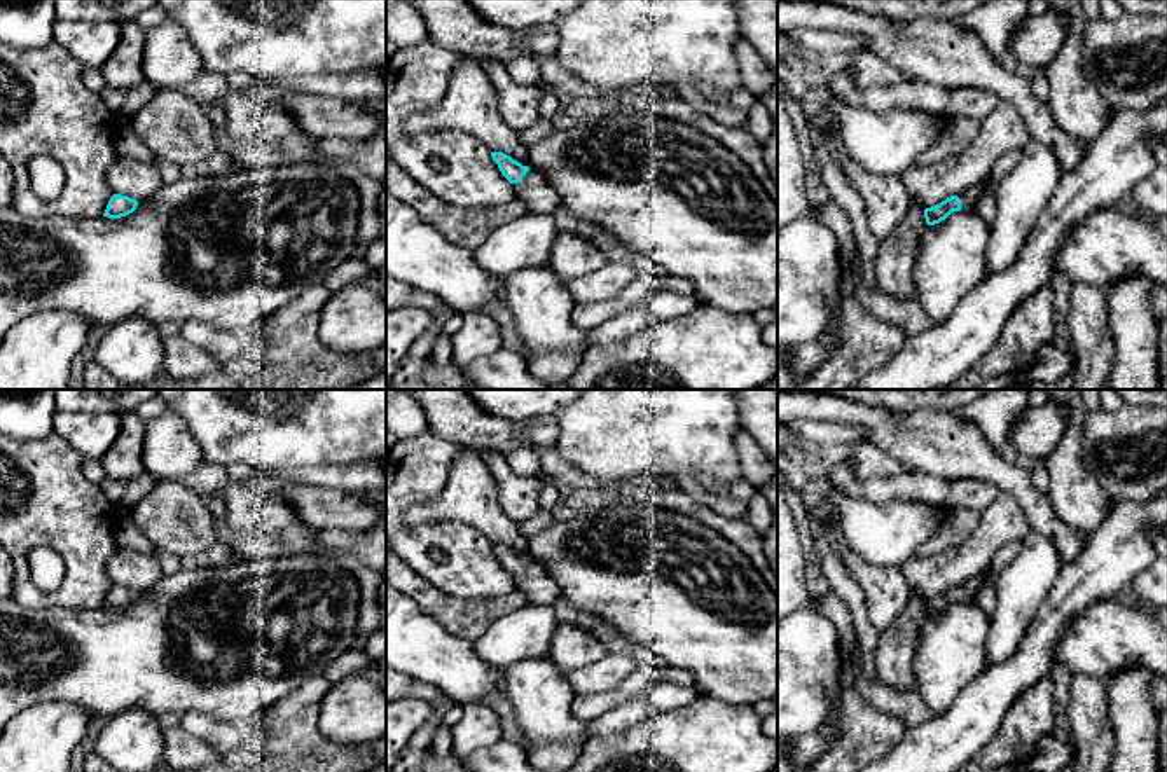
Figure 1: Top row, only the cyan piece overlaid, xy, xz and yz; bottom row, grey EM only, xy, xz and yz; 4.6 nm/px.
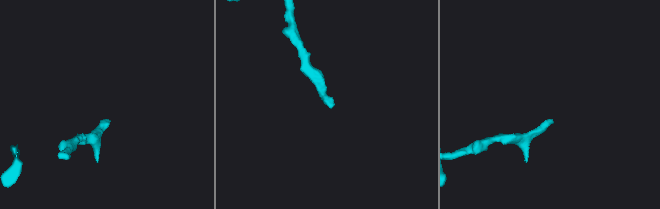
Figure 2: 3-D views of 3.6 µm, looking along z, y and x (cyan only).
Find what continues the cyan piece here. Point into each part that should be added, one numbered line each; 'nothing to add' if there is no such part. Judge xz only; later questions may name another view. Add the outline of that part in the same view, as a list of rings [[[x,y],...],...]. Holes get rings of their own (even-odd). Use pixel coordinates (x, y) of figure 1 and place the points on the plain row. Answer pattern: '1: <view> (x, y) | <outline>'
1: xz (531, 580) | [[[535,561],[514,575],[514,580],[529,604],[554,606],[561,599],[557,583]]]

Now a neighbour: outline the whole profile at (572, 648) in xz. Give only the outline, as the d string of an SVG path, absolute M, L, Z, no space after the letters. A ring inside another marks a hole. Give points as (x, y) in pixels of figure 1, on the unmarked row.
M557 624L550 658L561 672L580 669L594 664L608 653L604 643L590 632L571 624Z

